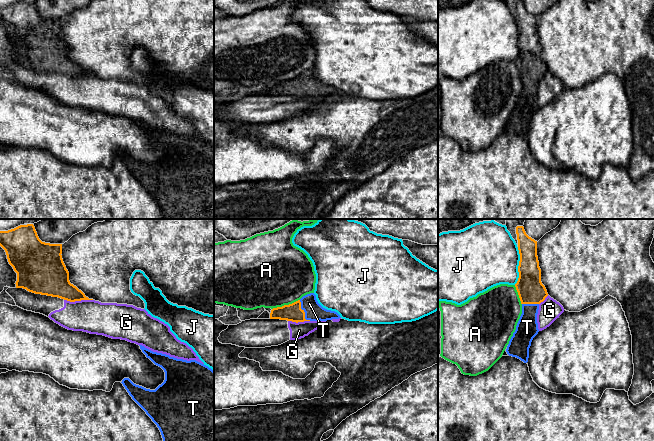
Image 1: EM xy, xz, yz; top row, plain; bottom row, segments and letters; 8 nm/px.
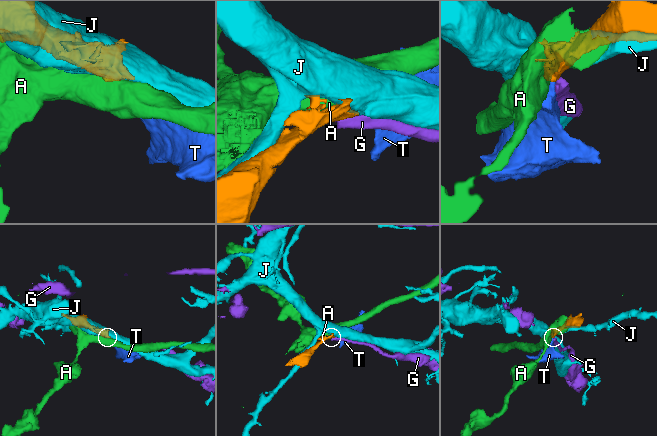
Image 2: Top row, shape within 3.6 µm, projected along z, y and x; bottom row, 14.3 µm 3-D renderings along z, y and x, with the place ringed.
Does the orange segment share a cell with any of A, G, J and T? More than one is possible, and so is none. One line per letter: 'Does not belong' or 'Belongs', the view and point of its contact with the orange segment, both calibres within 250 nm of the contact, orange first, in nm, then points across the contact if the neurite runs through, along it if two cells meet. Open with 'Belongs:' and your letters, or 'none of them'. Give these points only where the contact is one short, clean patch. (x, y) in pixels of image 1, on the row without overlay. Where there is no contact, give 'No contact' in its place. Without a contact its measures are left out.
Belongs: T
A: Does not belong. Touches orange at xz (285, 81). Thickness 140 nm (orange) against 500 nm
G: Does not belong. Touches orange at xy (78, 76). Thickness 240 nm (orange) against 260 nm. Boundary: xy (64, 75), (70, 77), (92, 76)
J: Does not belong. Touches orange at yz (518, 42). Thickness 220 nm (orange) against 480 nm
T: Belongs. Touches orange at xz (304, 88). Thickness 140 nm (orange) against 150 nm. Path across: xz (292, 88), (304, 88), (313, 86)

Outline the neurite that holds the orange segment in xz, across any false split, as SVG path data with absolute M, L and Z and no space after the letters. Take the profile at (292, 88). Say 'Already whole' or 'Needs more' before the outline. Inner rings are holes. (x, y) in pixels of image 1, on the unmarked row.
Needs more. M314 69L303 72L300 76L282 83L273 84L270 95L280 95L292 98L327 97L339 95L340 91L323 84L317 77Z

